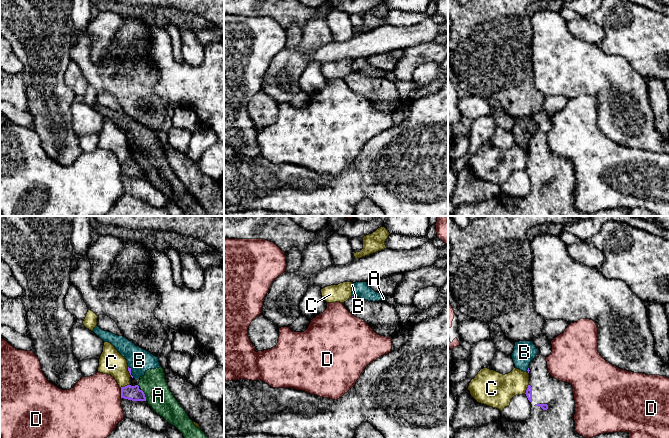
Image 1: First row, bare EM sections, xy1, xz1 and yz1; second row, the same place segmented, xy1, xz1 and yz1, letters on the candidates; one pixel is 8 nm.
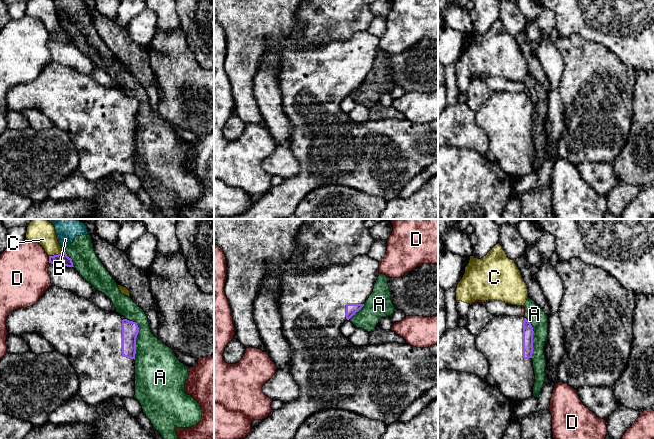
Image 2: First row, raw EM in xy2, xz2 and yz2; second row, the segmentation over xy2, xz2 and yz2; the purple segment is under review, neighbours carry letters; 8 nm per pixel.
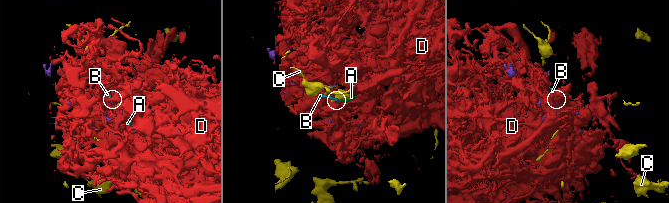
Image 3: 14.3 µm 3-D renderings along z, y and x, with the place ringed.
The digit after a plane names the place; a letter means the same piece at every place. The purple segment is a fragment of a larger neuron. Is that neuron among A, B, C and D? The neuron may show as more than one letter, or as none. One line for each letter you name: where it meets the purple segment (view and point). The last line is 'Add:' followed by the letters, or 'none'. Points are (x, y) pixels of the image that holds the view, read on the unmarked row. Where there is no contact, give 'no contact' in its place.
Add: none

